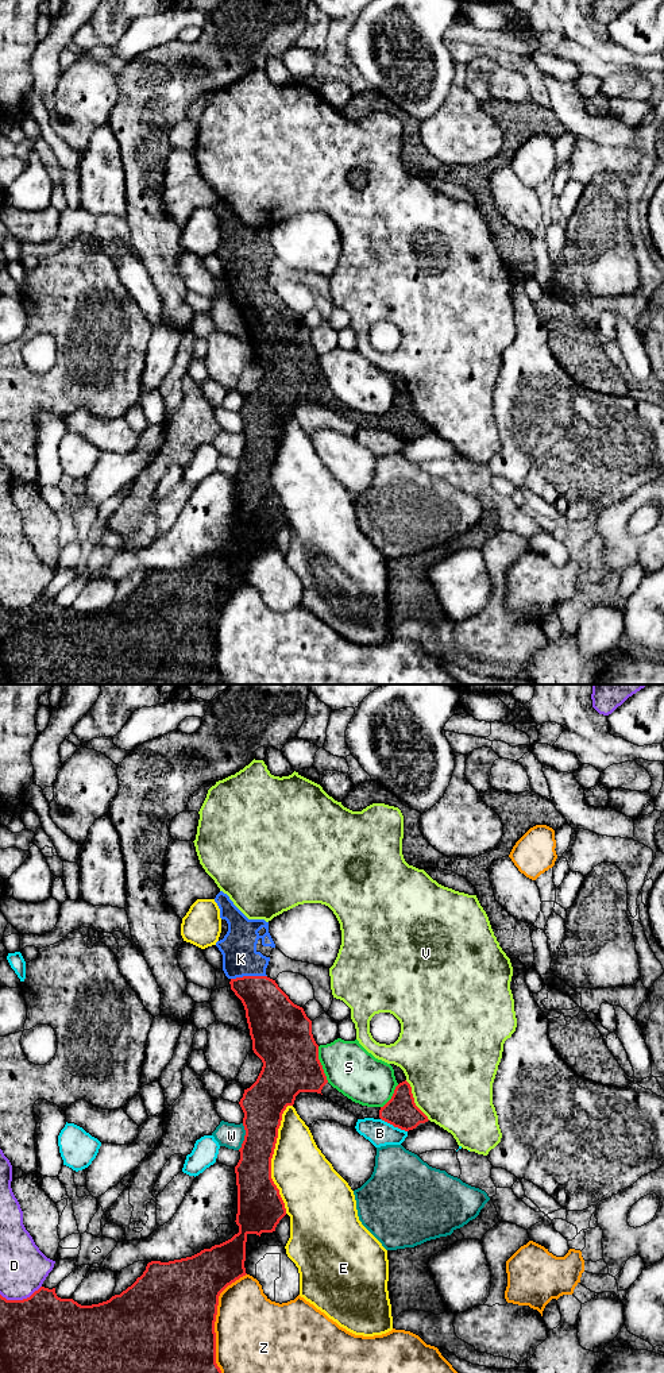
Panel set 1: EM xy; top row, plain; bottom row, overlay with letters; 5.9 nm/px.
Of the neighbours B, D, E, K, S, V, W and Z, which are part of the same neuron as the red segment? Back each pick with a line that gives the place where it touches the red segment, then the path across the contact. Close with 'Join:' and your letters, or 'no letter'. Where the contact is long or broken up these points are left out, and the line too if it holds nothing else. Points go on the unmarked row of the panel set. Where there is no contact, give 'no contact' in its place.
K: contact xy (248, 285); way xy (269, 320), (248, 285), (240, 267)
Join: K

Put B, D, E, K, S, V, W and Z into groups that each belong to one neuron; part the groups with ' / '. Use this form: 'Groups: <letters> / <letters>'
Groups: B / D / E / K / S / V / W / Z

